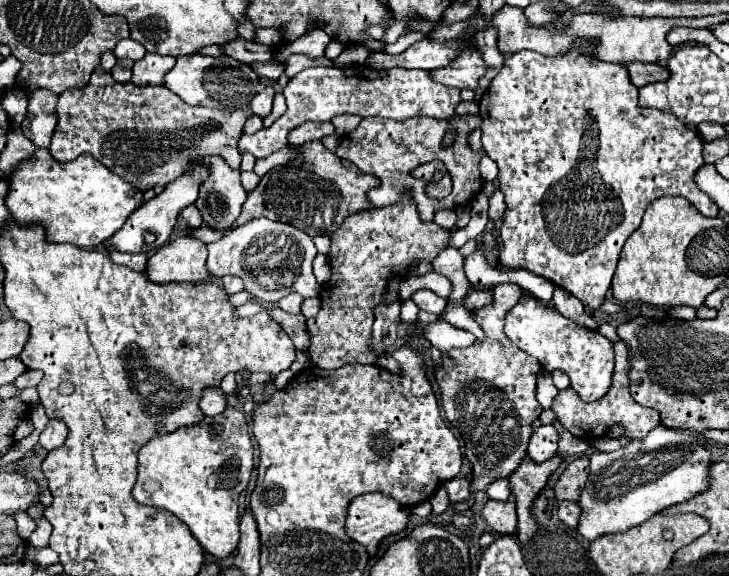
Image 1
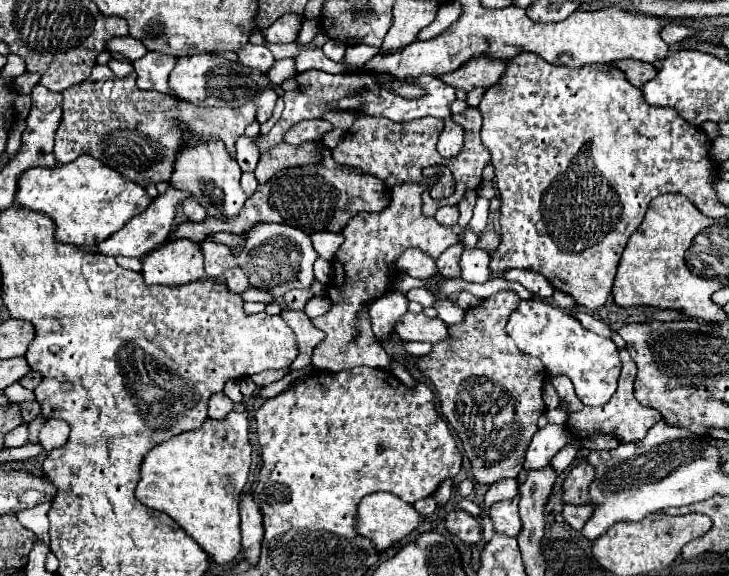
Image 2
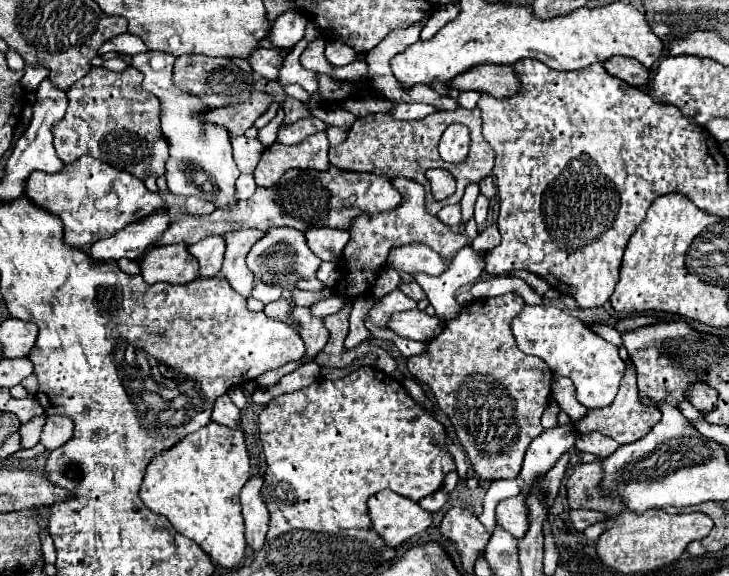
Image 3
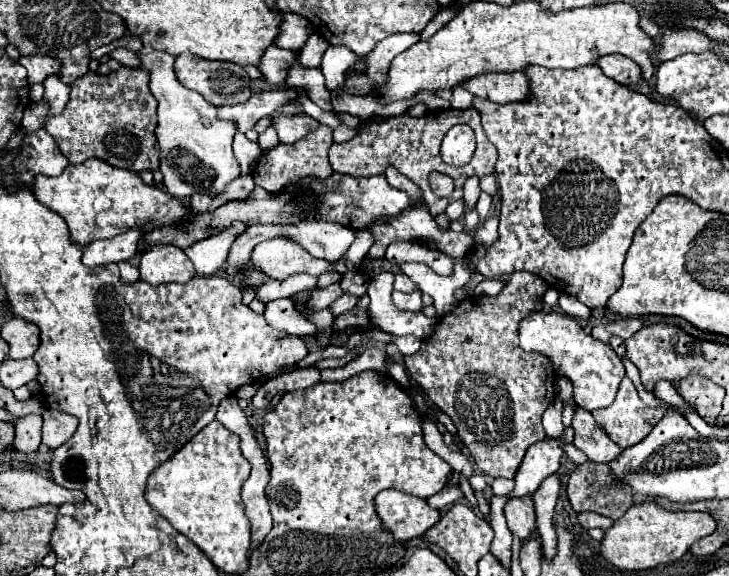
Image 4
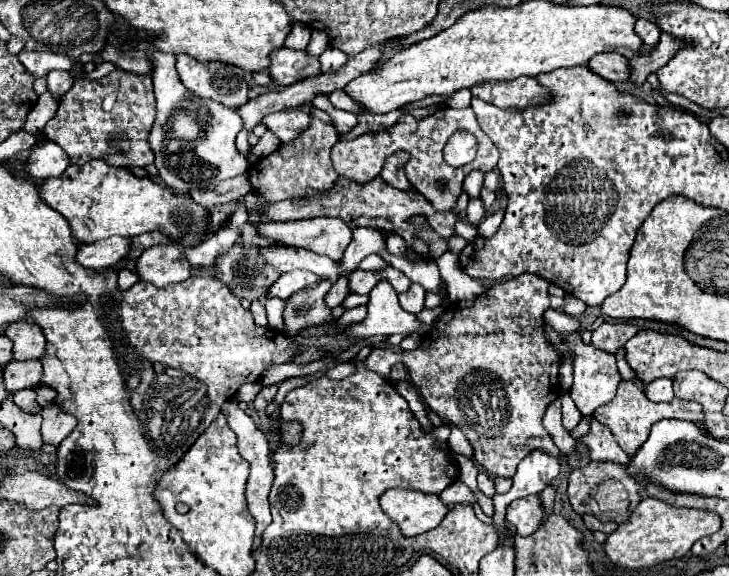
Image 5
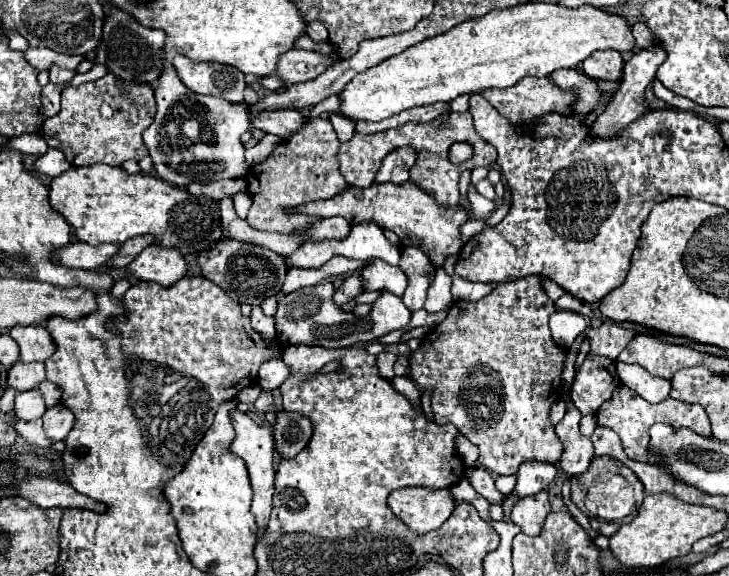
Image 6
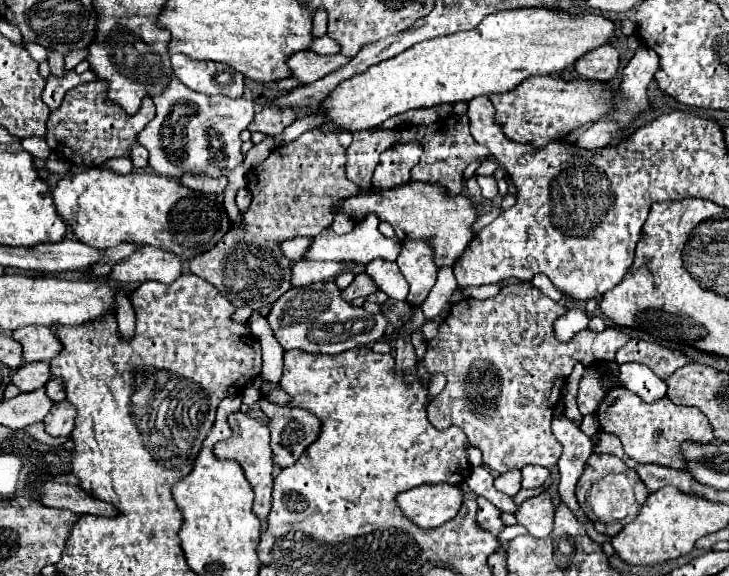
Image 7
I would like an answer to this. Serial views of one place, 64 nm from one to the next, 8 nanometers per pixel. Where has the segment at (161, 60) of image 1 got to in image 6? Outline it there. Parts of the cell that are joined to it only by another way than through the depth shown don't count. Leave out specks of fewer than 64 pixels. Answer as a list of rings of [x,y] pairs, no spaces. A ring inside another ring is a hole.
[[[162,60],[162,74],[156,82],[156,116],[150,128],[144,132],[144,144],[150,150],[150,158],[156,174],[172,186],[186,188],[194,180],[216,182],[224,178],[238,178],[248,172],[244,158],[244,146],[240,136],[250,128],[248,106],[230,104],[222,98],[202,96],[188,90],[172,66],[170,60]],[[196,162],[210,164],[210,172],[204,174],[194,166]]]

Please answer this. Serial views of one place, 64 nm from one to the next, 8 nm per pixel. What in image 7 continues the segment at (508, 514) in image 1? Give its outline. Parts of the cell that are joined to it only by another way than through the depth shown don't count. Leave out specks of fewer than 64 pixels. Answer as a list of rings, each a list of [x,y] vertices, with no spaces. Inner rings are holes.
[[[542,492],[534,498],[524,500],[518,510],[516,510],[516,522],[522,524],[528,534],[542,538],[552,532],[552,516],[554,516],[554,506],[550,500],[548,492]]]

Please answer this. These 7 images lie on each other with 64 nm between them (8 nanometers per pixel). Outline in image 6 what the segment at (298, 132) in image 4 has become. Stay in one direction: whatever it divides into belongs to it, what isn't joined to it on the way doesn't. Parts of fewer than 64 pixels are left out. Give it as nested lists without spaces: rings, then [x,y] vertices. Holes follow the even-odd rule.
[[[276,110],[276,112],[260,112],[260,116],[256,116],[252,124],[254,128],[280,136],[282,140],[288,140],[294,132],[298,132],[304,126],[304,122],[306,116],[298,110]]]

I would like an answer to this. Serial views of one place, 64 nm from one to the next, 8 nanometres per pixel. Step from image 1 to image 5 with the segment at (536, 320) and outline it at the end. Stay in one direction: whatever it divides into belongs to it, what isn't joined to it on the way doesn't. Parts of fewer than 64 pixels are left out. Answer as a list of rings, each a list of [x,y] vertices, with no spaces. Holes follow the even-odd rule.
[[[548,322],[542,324],[542,330],[544,334],[548,336],[548,344],[554,346],[560,356],[566,360],[568,354],[572,352],[574,360],[572,360],[572,368],[574,368],[574,384],[572,384],[572,390],[570,396],[572,400],[576,402],[578,410],[584,414],[584,416],[590,416],[598,406],[604,406],[604,404],[610,404],[616,396],[616,388],[618,388],[618,382],[622,380],[620,378],[620,372],[618,372],[618,366],[616,366],[616,356],[610,354],[610,352],[602,352],[598,350],[592,342],[586,344],[580,336],[580,332],[572,332],[572,334],[560,334],[558,330],[554,330]]]

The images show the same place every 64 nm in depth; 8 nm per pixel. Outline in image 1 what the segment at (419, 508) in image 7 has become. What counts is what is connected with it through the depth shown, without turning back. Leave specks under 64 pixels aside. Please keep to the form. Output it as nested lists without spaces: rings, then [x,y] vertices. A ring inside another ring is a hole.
[[[380,492],[356,496],[346,512],[346,534],[362,544],[372,556],[386,536],[400,532],[408,524],[410,512]]]

